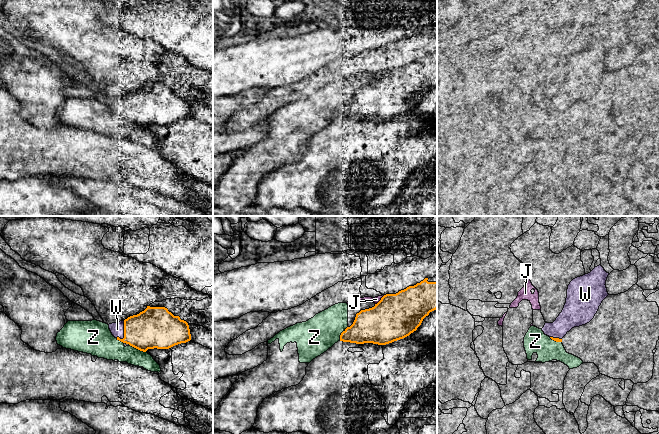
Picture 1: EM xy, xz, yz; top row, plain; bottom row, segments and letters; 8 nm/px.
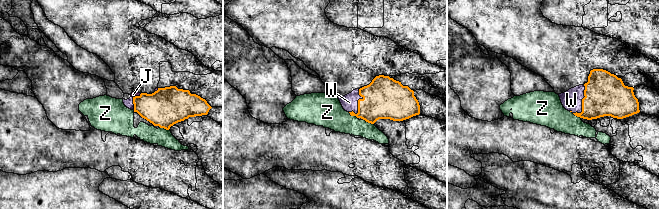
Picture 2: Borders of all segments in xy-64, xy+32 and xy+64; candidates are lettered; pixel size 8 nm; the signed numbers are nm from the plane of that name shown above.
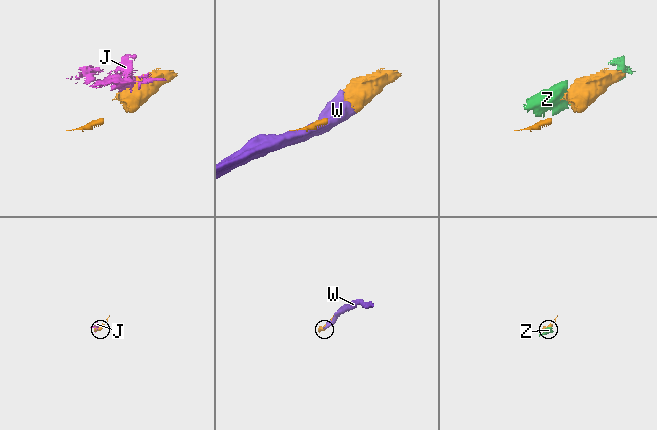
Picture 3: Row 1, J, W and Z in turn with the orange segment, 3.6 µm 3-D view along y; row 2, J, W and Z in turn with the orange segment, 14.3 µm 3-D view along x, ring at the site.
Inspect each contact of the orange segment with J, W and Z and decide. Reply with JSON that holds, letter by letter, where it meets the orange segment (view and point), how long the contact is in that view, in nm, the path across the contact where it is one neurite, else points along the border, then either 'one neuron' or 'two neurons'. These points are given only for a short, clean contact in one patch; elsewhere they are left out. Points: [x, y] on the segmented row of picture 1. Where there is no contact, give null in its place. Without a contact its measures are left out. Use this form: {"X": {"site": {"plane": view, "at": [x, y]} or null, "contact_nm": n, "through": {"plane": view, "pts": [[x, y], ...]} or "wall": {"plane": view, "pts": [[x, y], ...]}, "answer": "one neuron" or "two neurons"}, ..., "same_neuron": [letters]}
{"J": {"site": {"plane": "xz", "at": [380, 300]}, "contact_nm": 110, "answer": "two neurons"}, "W": {"site": {"plane": "xy", "at": [124, 331]}, "contact_nm": 160, "answer": "one neuron"}, "Z": {"site": {"plane": "xy", "at": [137, 348]}, "contact_nm": 150, "answer": "two neurons"}, "same_neuron": ["W"]}

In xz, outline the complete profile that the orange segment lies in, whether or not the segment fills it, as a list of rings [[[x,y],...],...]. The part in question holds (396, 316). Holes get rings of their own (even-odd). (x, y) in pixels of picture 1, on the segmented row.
[[[437,276],[425,278],[396,294],[386,294],[374,307],[361,310],[355,320],[340,335],[340,341],[356,344],[386,345],[403,339],[417,330],[423,319],[437,309]]]

